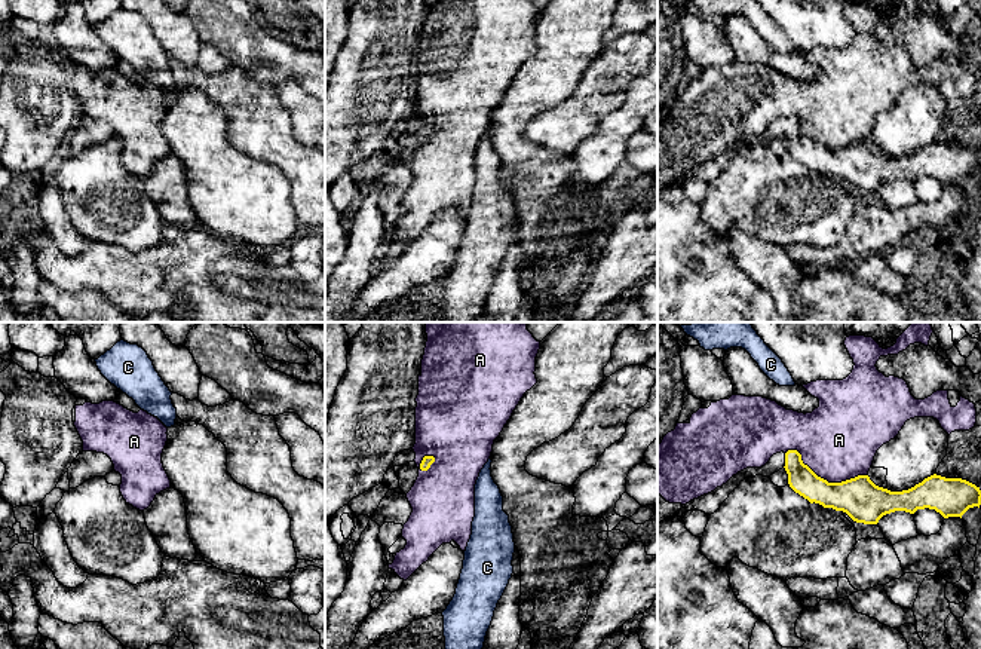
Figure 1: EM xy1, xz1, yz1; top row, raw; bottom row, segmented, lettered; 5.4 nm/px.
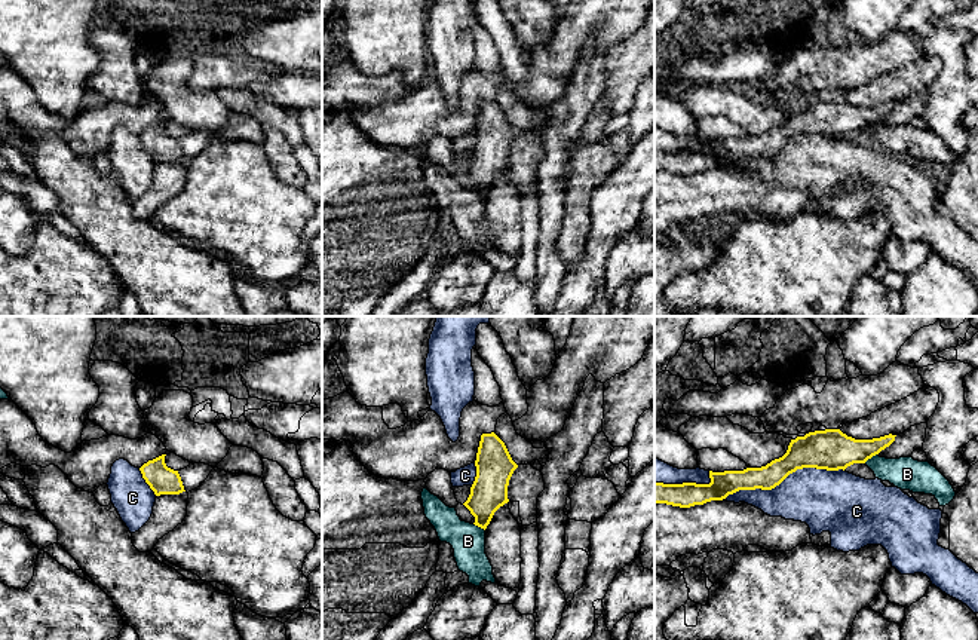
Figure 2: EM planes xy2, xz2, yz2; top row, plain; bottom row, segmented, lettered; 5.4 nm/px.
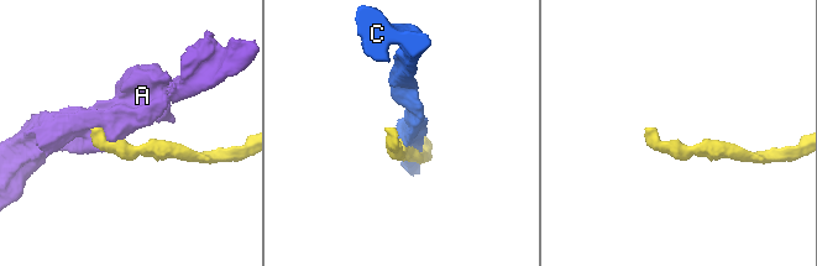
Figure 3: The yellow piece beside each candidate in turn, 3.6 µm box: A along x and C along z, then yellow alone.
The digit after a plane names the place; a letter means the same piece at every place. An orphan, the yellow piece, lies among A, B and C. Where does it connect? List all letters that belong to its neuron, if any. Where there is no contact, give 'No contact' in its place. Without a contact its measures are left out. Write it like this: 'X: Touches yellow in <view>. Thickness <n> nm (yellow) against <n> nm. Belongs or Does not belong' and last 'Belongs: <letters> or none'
A: Touches yellow in yz1. Thickness 220 nm (yellow) against 420 nm. Does not belong
B: Touches yellow in yz2. Thickness 220 nm (yellow) against 180 nm. Does not belong
C: Touches yellow in yz2. Thickness 190 nm (yellow) against 320 nm. Does not belong
Belongs: none

